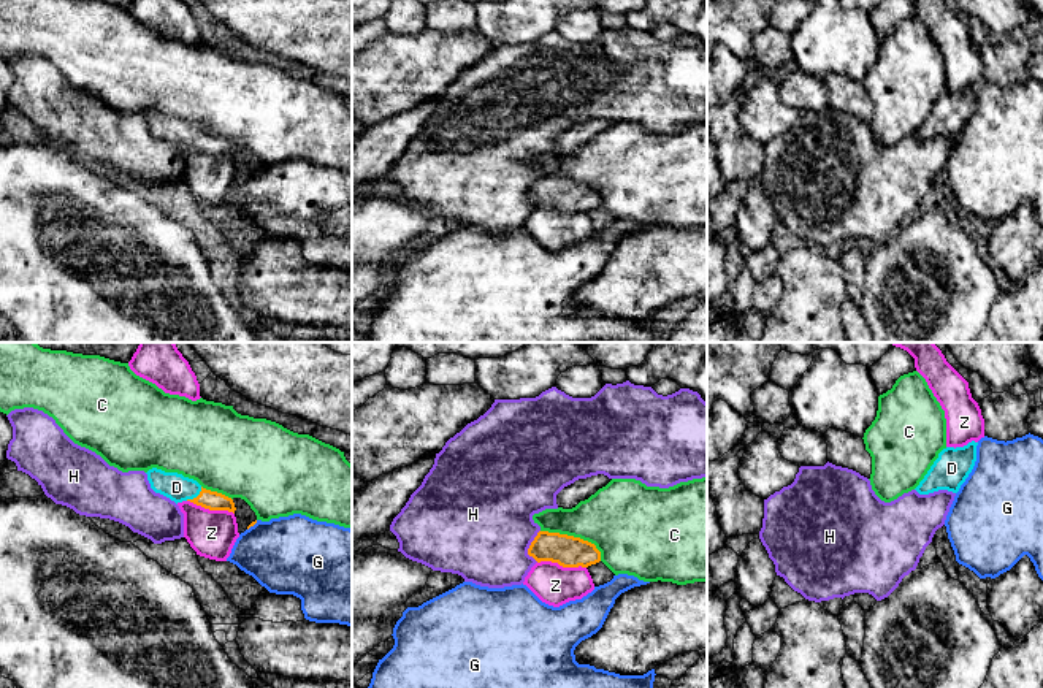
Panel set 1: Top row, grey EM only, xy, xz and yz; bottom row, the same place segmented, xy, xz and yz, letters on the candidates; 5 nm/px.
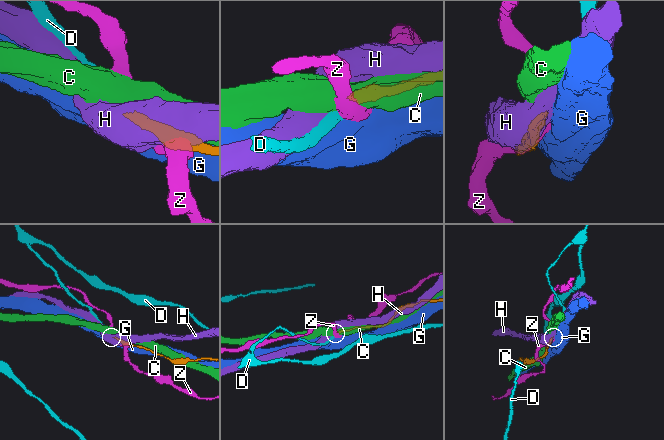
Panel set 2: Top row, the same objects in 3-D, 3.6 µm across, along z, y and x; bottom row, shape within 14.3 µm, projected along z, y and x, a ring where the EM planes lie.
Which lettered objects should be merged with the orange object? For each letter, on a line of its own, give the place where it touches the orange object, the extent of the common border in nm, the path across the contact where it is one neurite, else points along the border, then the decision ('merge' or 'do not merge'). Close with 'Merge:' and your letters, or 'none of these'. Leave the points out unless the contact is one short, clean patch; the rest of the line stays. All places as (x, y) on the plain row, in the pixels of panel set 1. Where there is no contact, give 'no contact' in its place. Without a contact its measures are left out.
C: contact xz (576, 183); length 340 nm; do not merge
D: contact xy (197, 141); length 110 nm; way xy (210, 145), (197, 141), (191, 135), (176, 132); merge
G: contact xy (252, 170); length 80 nm; do not merge
H: contact xz (530, 191); length 170 nm; do not merge
Z: contact xz (561, 210); length 260 nm; do not merge
Merge: D

